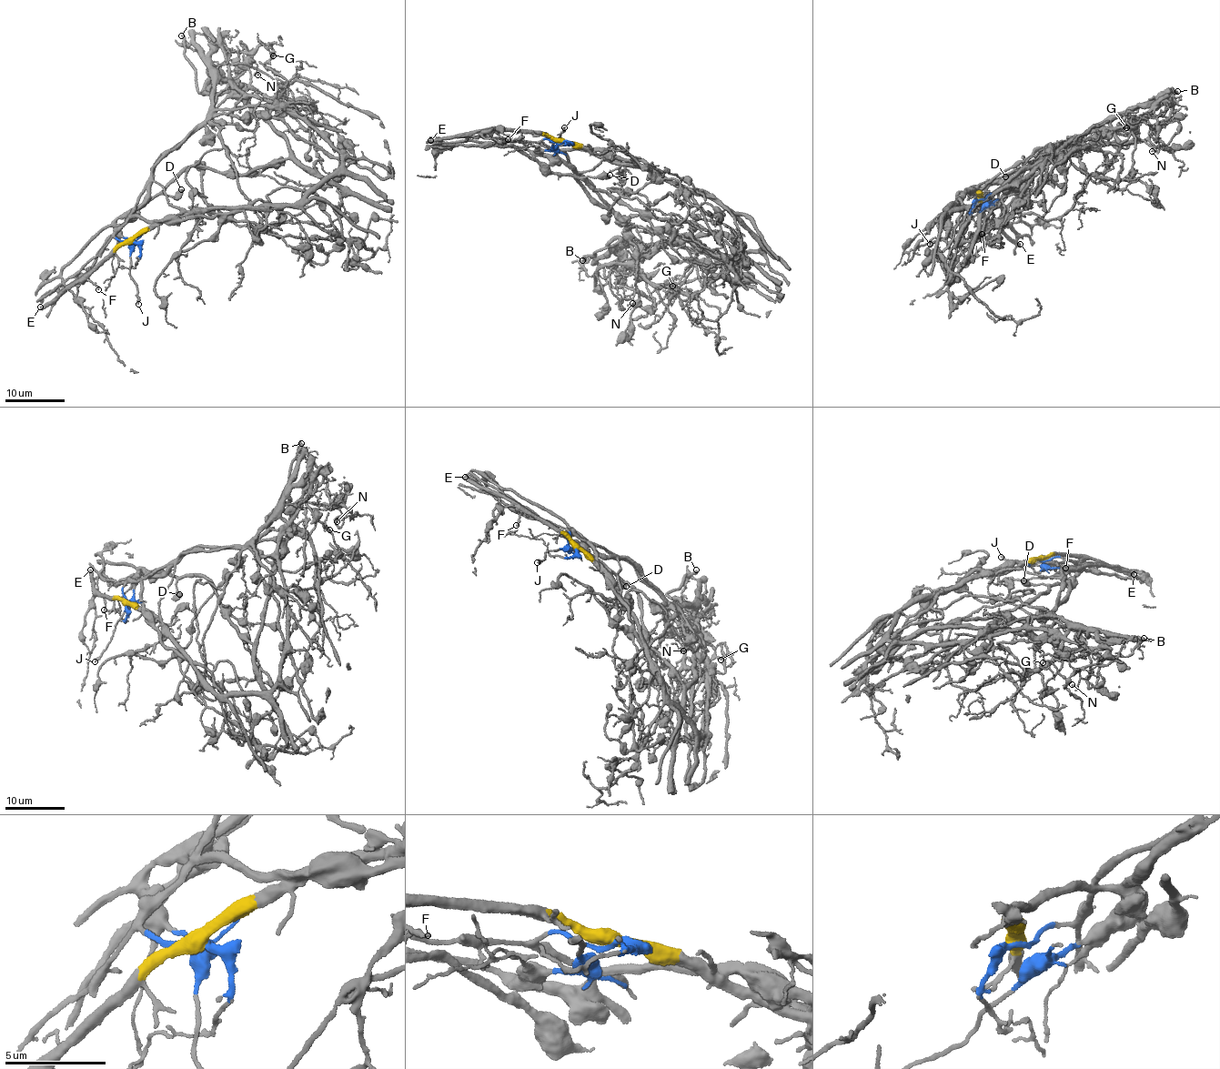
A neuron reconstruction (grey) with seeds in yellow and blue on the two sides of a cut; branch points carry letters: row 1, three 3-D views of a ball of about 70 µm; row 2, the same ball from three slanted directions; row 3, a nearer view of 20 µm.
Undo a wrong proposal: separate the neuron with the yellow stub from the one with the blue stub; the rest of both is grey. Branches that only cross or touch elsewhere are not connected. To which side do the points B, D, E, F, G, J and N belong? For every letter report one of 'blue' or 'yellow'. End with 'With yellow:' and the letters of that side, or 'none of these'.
B: blue
D: yellow
E: yellow
F: yellow
G: blue
J: blue
N: blue
With yellow: D, E, F

